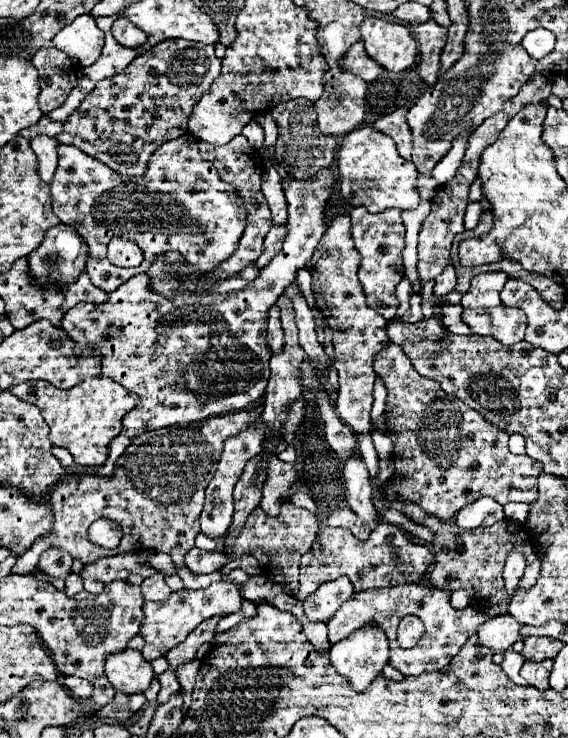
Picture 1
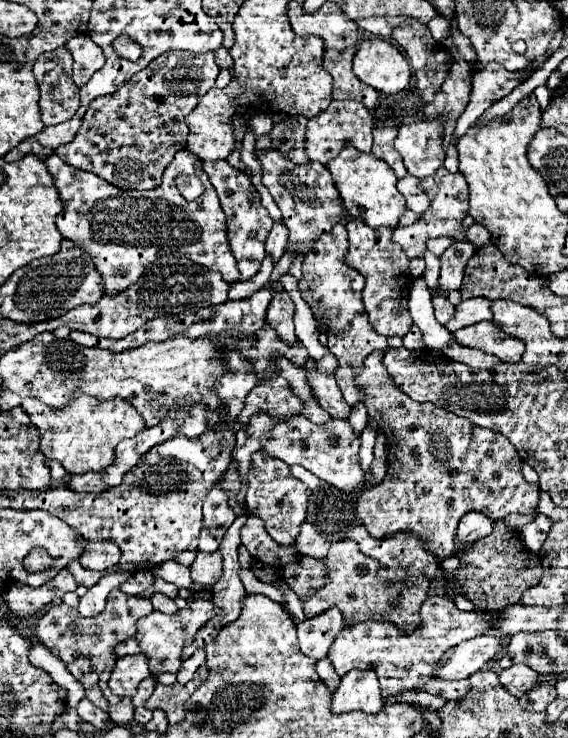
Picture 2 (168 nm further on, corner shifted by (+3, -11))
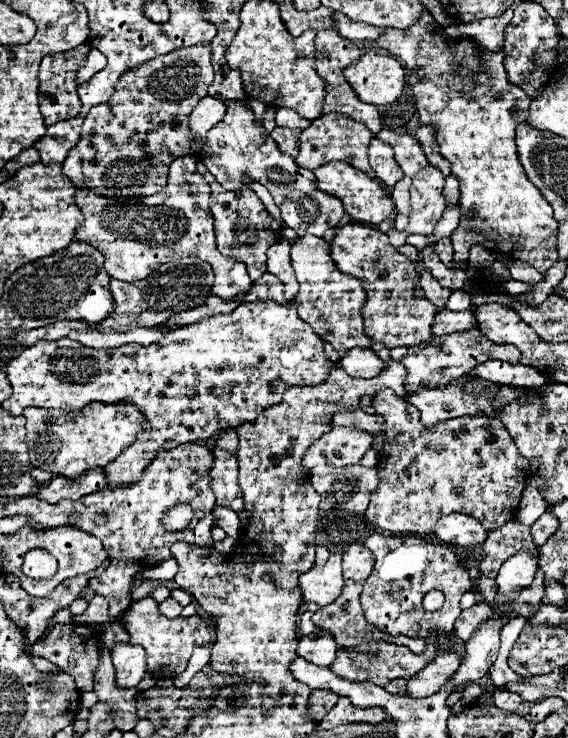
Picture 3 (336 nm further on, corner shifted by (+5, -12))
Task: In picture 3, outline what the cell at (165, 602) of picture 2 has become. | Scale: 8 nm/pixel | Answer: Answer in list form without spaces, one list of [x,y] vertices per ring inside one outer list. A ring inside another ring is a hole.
[[[174,598],[164,600],[158,608],[160,608],[160,612],[162,612],[164,616],[168,616],[168,618],[178,618],[178,616],[180,616],[180,612],[182,612],[182,606],[180,606]]]

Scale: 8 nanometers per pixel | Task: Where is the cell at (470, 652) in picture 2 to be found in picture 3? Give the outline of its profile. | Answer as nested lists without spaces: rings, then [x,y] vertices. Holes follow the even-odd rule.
[[[440,652],[430,664],[426,664],[426,668],[406,682],[406,696],[426,698],[434,694],[442,684],[446,684],[446,680],[450,680],[450,676],[454,676],[460,660],[462,658],[456,652]]]

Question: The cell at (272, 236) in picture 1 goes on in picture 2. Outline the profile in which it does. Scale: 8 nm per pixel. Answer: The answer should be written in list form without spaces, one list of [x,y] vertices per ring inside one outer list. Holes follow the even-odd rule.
[[[266,255],[264,261],[262,261],[260,271],[254,277],[250,277],[248,281],[236,281],[236,283],[232,283],[232,291],[228,293],[228,297],[230,299],[246,299],[248,295],[256,293],[268,281],[268,277],[272,273],[272,267],[274,267],[274,259],[272,259],[272,255]]]

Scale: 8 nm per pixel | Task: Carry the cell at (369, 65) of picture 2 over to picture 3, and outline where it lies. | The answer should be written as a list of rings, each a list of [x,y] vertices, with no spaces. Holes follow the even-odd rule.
[[[370,50],[356,64],[344,70],[346,82],[366,104],[392,104],[404,88],[404,68],[388,54]]]

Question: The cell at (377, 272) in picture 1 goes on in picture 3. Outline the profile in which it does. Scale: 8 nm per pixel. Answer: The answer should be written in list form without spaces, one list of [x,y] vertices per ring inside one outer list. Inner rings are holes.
[[[366,224],[340,226],[330,244],[330,256],[342,274],[350,274],[364,284],[368,294],[362,308],[366,336],[382,342],[386,348],[416,346],[432,338],[430,324],[438,310],[424,298],[414,264],[388,242],[384,232]]]

